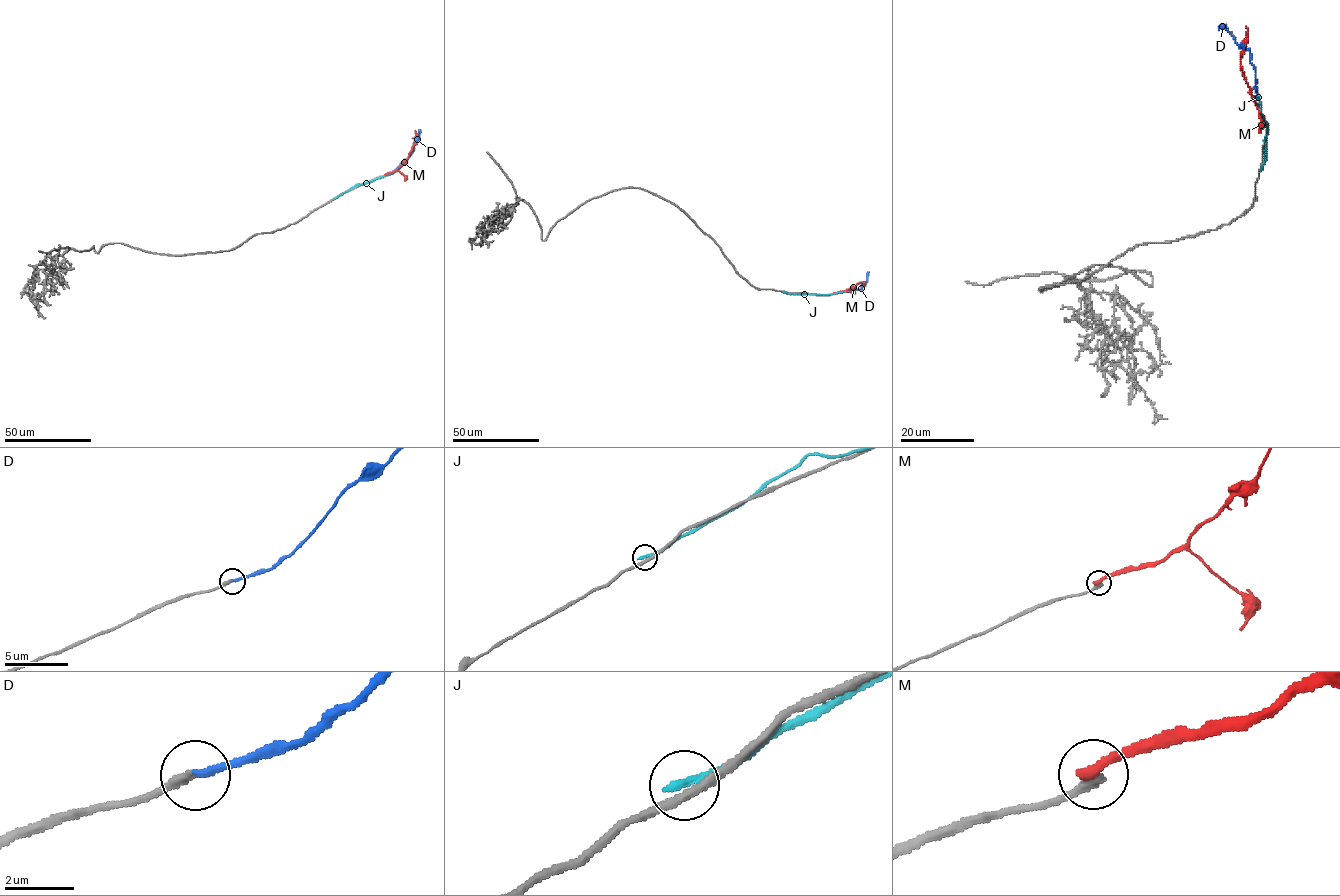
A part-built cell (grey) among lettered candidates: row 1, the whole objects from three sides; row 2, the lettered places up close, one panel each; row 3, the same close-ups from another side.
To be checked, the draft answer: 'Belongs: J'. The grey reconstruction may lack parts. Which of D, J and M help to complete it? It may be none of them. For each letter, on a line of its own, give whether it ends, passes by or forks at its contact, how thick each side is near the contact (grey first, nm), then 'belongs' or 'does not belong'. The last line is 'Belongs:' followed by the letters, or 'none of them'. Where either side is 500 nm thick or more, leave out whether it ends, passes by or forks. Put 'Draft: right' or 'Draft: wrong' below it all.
D: it ends | 220/220 nm | belongs
J: it ends | 240/280 nm | does not belong
M: it ends | 240/320 nm | does not belong
Belongs: D
Draft: wrong

